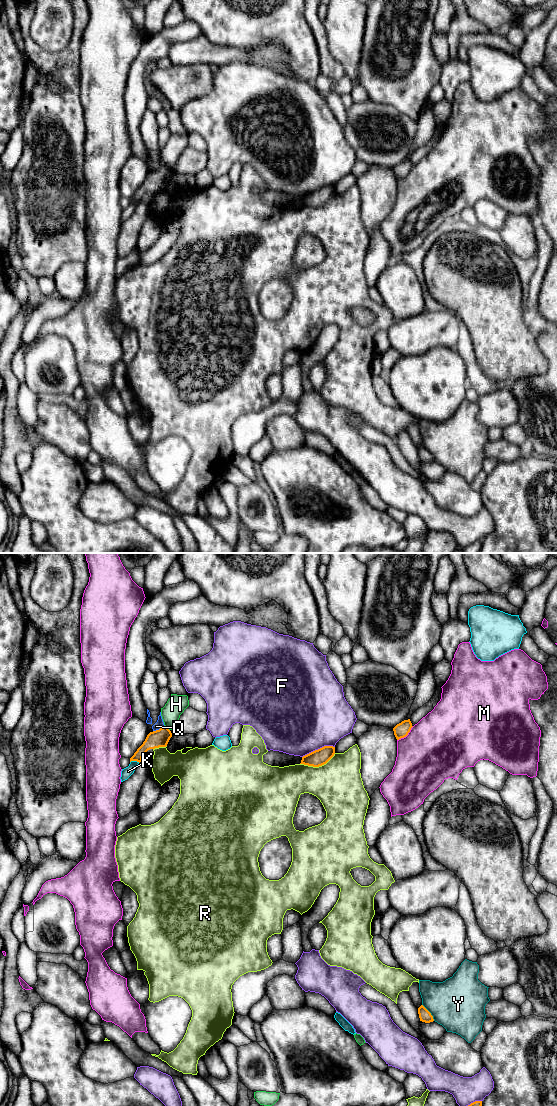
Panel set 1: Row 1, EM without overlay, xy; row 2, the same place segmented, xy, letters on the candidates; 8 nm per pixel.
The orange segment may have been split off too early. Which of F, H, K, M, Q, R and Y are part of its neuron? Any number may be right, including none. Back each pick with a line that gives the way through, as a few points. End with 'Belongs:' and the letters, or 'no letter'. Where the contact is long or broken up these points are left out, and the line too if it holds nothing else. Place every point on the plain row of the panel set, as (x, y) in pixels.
Belongs: no letter

